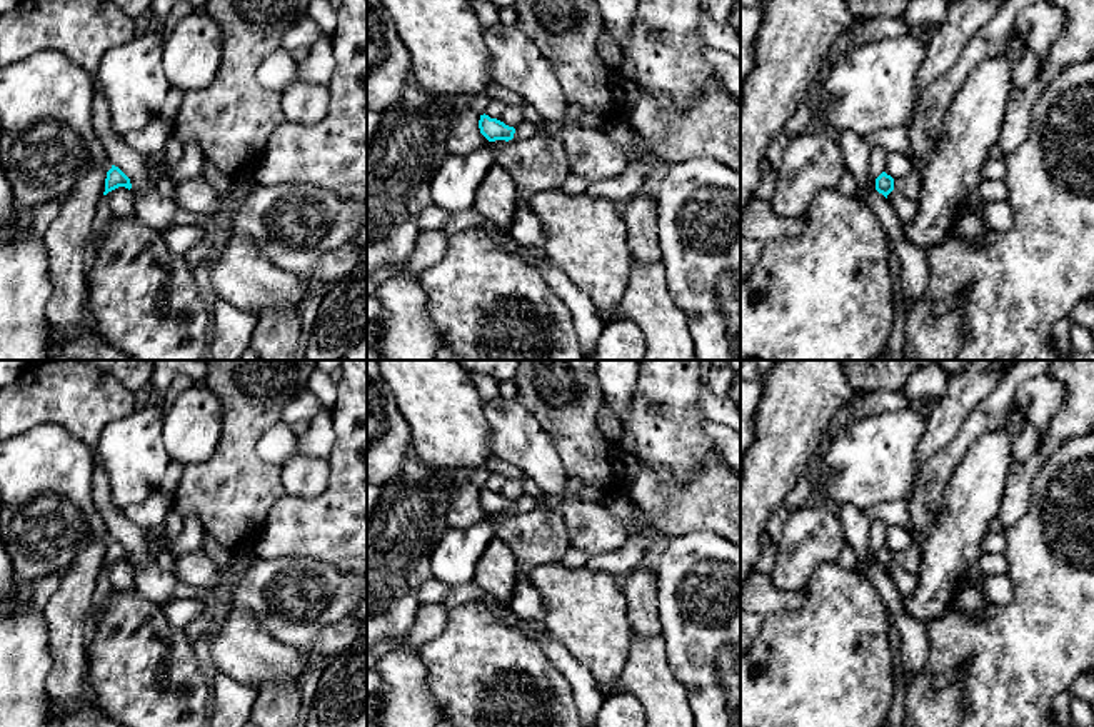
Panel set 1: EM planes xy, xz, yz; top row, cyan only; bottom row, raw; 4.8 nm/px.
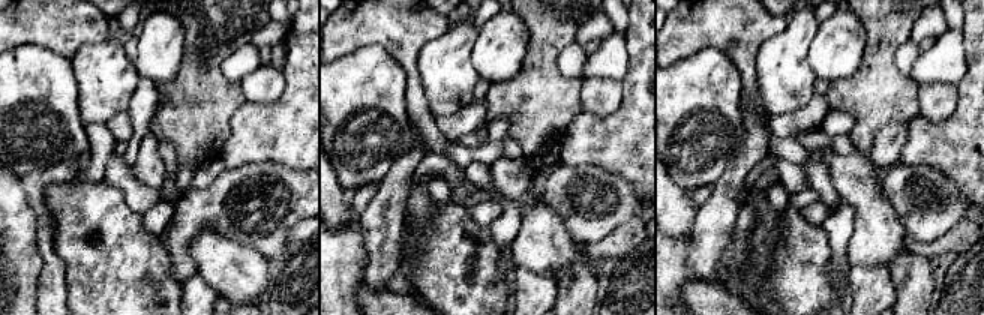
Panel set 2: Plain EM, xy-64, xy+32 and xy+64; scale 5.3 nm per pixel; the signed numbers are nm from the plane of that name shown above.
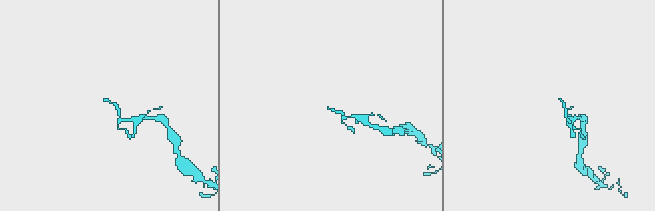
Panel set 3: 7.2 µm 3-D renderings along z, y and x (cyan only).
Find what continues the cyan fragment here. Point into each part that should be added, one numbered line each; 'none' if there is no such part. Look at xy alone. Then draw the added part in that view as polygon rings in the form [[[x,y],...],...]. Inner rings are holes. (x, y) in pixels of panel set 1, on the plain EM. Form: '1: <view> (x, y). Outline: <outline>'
1: xy (47, 514). Outline: [[[57,424],[0,440],[0,535],[17,579],[43,579],[67,569],[88,544],[112,542],[93,502],[93,469],[92,450]]]

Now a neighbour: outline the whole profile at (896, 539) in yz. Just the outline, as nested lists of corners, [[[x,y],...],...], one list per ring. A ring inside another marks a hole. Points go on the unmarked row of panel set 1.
[[[889,525],[886,530],[884,545],[892,552],[907,549],[914,542],[914,534],[907,529]]]

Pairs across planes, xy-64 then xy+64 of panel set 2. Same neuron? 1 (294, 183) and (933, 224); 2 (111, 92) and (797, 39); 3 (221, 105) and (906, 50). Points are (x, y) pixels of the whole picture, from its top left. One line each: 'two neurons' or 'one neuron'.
1: one neuron
2: one neuron
3: two neurons

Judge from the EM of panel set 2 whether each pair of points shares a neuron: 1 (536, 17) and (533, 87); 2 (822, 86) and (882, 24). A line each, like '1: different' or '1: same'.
1: same
2: different

